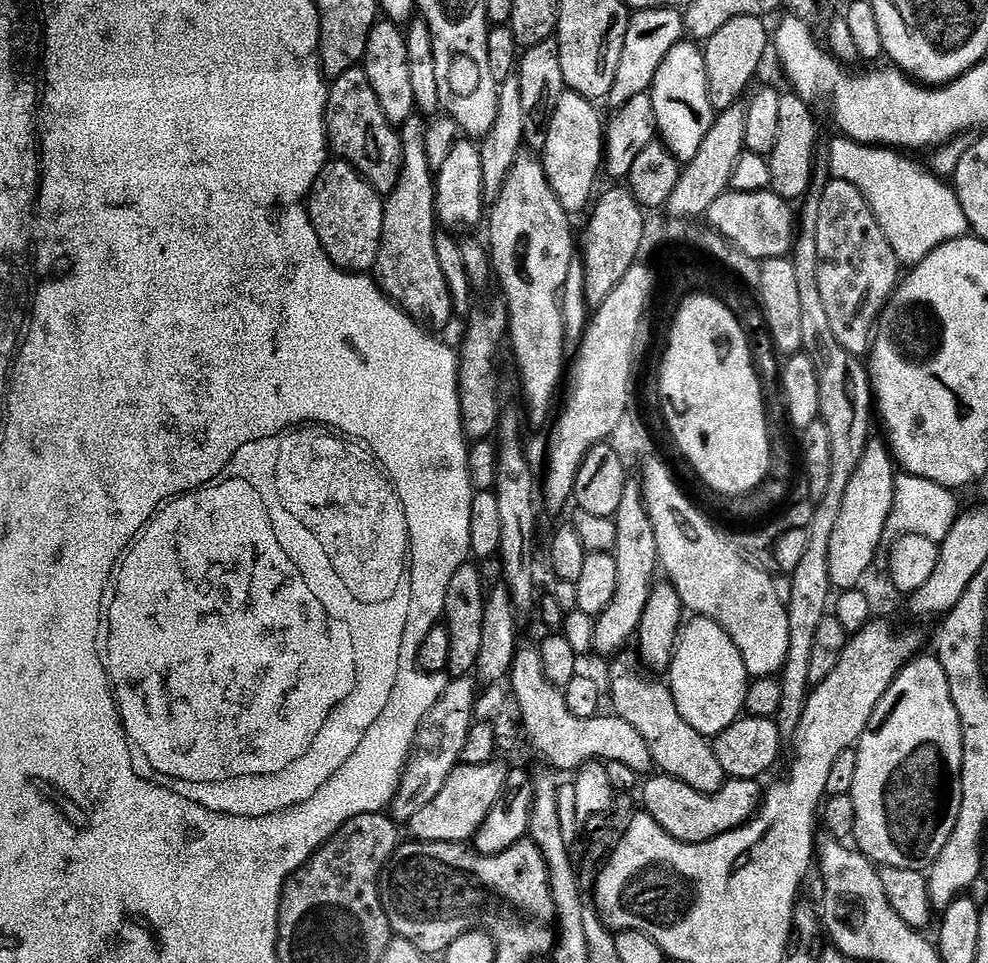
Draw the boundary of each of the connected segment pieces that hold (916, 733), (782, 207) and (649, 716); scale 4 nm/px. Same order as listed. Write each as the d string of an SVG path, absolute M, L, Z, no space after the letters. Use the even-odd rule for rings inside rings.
M920 654L909 660L907 666L896 675L894 682L886 690L886 694L882 694L882 698L878 702L866 730L860 735L860 739L855 745L856 757L858 758L858 774L854 774L854 786L850 793L856 811L854 836L855 839L860 839L860 844L858 843L859 851L863 852L869 860L877 865L904 867L914 871L921 871L935 864L938 854L942 854L946 842L950 842L950 838L954 834L954 826L958 826L958 810L962 810L962 782L960 781L960 775L962 774L962 762L964 761L964 735L960 725L960 715L954 706L954 698L950 694L950 682L946 670L942 670L940 661L936 659L935 655L924 655Z
M734 192L720 195L718 202L710 206L706 214L706 223L722 238L732 244L751 259L758 261L783 260L791 253L794 239L798 234L798 220L793 205L776 192Z
M625 650L619 653L611 664L611 711L630 726L634 726L638 734L642 734L652 755L653 765L663 775L686 782L686 786L694 786L694 790L718 791L724 785L726 777L716 757L715 747L710 743L709 737L698 734L698 730L694 730L694 726L690 726L690 722L686 722L686 718L678 714L672 689L667 683L663 679L649 675L642 667L642 661L635 651Z

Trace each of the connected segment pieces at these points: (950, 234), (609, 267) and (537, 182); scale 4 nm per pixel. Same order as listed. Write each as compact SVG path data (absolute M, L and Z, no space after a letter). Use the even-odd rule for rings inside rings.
M838 136L838 139L830 146L826 164L833 179L850 182L851 185L857 186L859 192L866 197L901 265L915 266L924 261L934 249L945 244L946 241L959 240L969 231L969 226L961 203L958 202L955 189L951 185L946 186L947 183L931 171L922 170L903 156L905 156L903 153L895 149L860 144L845 136Z
M624 186L612 188L599 195L595 201L594 210L584 242L584 277L586 294L589 307L595 308L606 300L606 295L614 290L614 286L622 280L623 275L633 264L637 263L637 254L644 231L645 211L633 198L631 192Z
M521 154L513 164L513 168L509 172L509 176L505 180L505 185L502 186L501 193L495 204L491 205L490 215L487 217L486 225L488 224L488 240L486 239L487 247L490 249L490 259L492 262L492 271L495 279L500 279L500 288L504 291L502 297L503 303L508 309L508 338L507 343L512 344L512 356L516 359L516 372L520 375L520 388L524 391L524 404L528 407L528 416L526 412L526 420L532 424L549 423L548 411L552 408L552 399L556 396L556 387L561 387L562 381L566 376L566 360L564 364L564 347L566 341L564 338L564 319L562 318L562 310L560 309L560 295L564 293L566 286L566 274L570 274L570 266L574 263L572 256L572 224L569 213L564 211L562 202L558 202L558 198L554 194L554 190L550 190L550 182L544 173L544 165L535 155Z

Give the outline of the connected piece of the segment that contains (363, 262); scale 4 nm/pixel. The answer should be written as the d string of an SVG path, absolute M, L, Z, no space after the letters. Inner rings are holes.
M339 158L329 159L319 178L314 182L309 195L308 217L318 234L318 242L322 250L343 272L354 272L357 274L368 274L376 267L376 259L380 253L380 239L382 238L382 226L384 225L384 200L381 193L367 184L362 174L357 172L354 166L350 166Z

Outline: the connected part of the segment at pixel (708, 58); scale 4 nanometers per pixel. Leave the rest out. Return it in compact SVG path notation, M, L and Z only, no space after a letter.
M736 17L722 26L703 45L706 74L708 75L708 97L713 113L725 112L732 105L741 103L744 91L752 84L764 55L770 52L770 28L758 17Z

